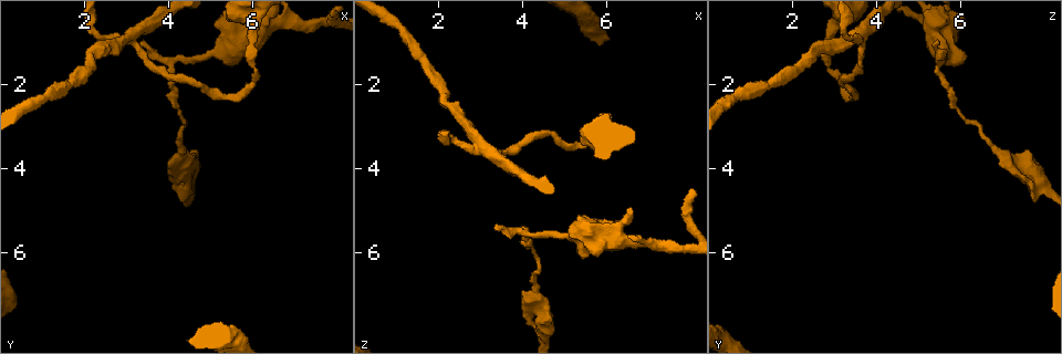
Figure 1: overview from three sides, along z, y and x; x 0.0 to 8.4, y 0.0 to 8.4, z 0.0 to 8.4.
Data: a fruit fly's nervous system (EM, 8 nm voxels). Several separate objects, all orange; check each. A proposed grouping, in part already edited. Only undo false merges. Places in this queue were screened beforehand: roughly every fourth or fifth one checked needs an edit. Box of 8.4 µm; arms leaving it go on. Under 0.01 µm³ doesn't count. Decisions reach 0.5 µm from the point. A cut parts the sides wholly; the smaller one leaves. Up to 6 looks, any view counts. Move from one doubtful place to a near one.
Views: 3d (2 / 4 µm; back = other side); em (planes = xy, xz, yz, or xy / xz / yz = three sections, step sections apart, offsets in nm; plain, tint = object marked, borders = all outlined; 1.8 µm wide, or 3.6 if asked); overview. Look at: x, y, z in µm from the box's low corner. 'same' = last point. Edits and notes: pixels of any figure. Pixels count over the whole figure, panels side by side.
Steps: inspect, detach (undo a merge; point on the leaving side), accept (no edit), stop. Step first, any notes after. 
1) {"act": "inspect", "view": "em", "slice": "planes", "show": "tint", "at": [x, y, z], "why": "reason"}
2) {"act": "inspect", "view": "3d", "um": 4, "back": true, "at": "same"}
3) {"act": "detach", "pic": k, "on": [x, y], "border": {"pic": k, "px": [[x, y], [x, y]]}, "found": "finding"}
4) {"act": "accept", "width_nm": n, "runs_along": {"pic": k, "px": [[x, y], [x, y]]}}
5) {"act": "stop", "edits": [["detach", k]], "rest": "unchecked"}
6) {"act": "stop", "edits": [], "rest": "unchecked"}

{"act": "inspect", "view": "em", "um": 3.6, "slice": "planes", "show": "borders", "at": [5.70, 1.00, 5.55], "why": "four-way junction"}

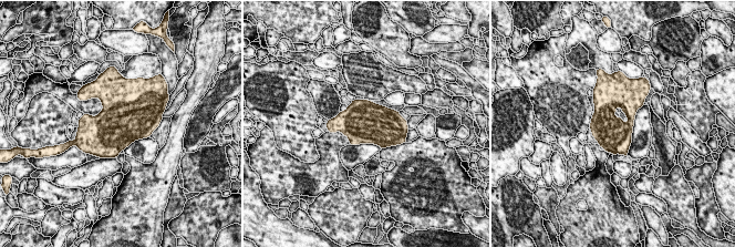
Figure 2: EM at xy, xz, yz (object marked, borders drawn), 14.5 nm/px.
{"act": "accept", "found": "one neuron here"}

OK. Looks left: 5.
{"act": "inspect", "view": "3d", "um": 2, "at": [4.30, 3.75, 7.05], "why": "arms part here"}

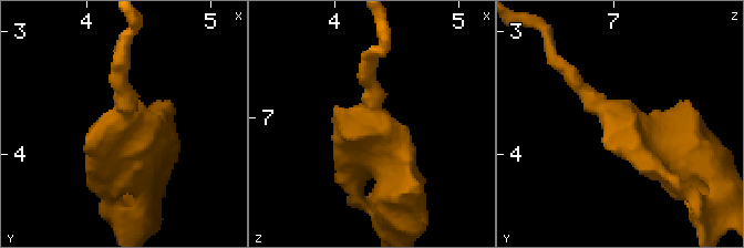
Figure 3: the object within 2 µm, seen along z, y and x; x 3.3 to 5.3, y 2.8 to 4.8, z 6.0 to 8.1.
{"act": "inspect", "view": "em", "slice": "planes", "show": "plain", "at": [4.28, 3.74, 7.04], "why": "need the tissue"}

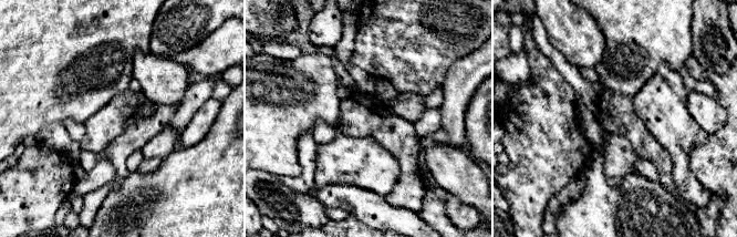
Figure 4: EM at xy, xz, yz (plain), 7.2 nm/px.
{"act": "inspect", "view": "em", "slice": "planes", "show": "tint", "at": "same"}

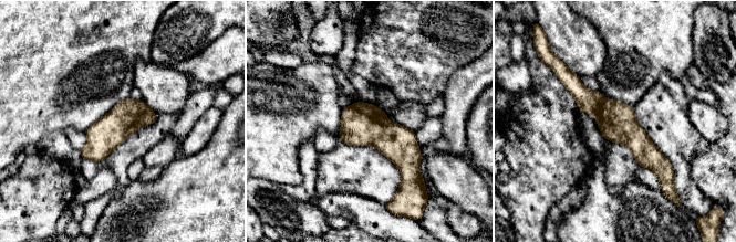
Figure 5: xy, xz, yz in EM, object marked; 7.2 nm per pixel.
{"act": "detach", "pic": 5, "on": [617, 122], "border": {"pic": 5, "px": [[605, 100], [594, 115]]}, "found": "two neurons meet here"}

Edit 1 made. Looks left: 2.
{"act": "inspect", "view": "overview", "why": "redraw"}

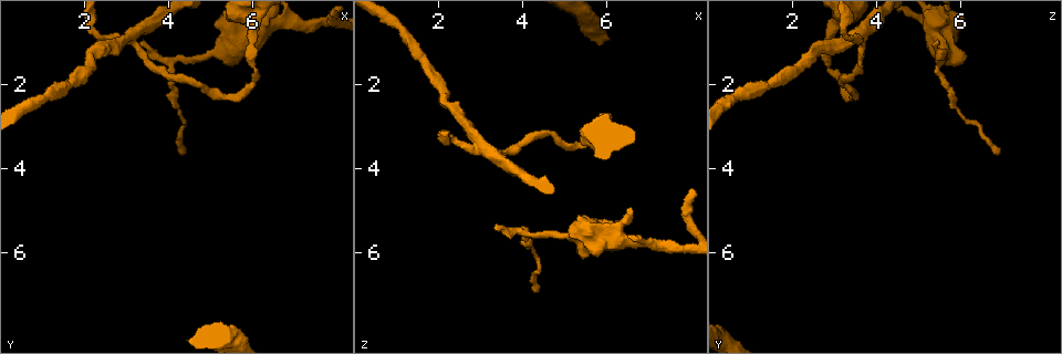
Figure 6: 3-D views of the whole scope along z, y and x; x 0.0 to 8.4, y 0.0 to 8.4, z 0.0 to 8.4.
{"act": "inspect", "view": "em", "slice": "planes", "show": "borders", "at": [3.15, 0.95, 3.60]}

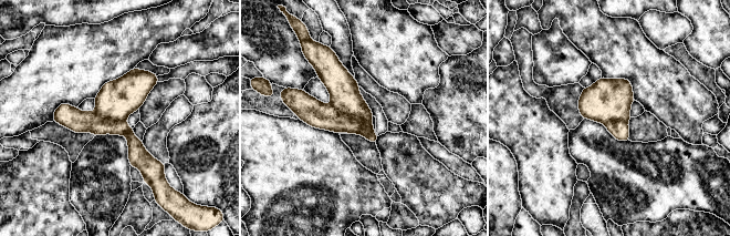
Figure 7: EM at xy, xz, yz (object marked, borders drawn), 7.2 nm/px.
{"act": "detach", "pic": 7, "on": [316, 114], "found": "two neurons meet here"}

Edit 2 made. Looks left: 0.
{"act": "stop", "edits": [["detach", 5], ["detach", 7]], "rest": "unchecked"}

